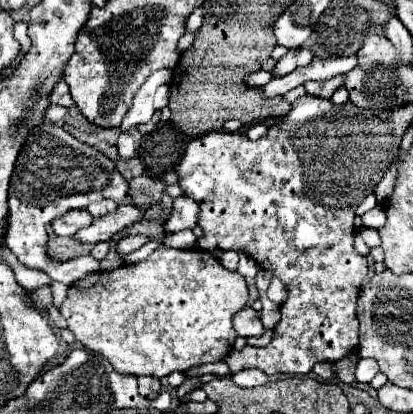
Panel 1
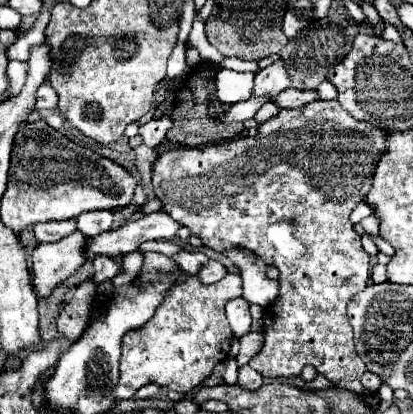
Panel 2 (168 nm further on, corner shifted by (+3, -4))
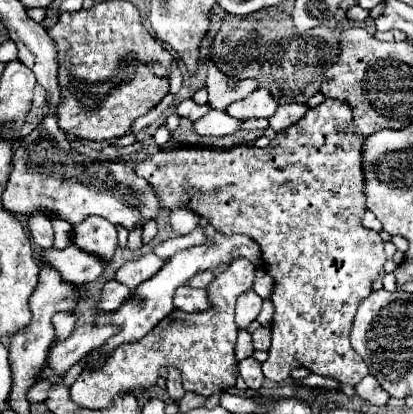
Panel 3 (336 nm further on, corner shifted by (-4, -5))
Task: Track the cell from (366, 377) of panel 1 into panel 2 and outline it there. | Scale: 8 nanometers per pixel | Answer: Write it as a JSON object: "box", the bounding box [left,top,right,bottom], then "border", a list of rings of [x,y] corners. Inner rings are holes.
{"box":[361,372,381,392],"border":[[[365,372],[365,374],[361,376],[361,384],[363,384],[363,388],[365,388],[367,392],[377,392],[379,386],[381,386],[381,378],[379,378],[377,374]]]}

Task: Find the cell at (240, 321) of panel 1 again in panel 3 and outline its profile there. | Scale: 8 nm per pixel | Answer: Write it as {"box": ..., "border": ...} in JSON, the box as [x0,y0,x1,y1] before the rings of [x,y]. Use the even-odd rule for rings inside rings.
{"box":[236,291,262,329],"border":[[[248,291],[248,293],[240,295],[236,301],[236,325],[240,329],[246,329],[258,317],[260,307],[262,307],[262,299],[258,293]]]}

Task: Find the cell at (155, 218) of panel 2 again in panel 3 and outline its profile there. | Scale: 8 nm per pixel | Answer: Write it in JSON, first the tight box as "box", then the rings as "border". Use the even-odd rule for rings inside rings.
{"box":[40,245,106,285],"border":[[[74,245],[66,247],[66,249],[52,247],[48,251],[42,251],[40,255],[42,255],[44,263],[48,263],[50,267],[56,267],[62,273],[64,281],[70,281],[76,285],[96,281],[106,267],[106,263],[98,255],[86,253]]]}

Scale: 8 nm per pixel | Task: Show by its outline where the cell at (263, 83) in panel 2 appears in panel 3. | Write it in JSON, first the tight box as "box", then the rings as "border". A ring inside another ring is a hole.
{"box":[226,87,278,119],"border":[[[260,87],[254,93],[250,93],[246,99],[234,101],[226,113],[236,119],[250,119],[250,117],[270,117],[278,107],[278,101],[274,99],[272,91],[268,87]]]}

